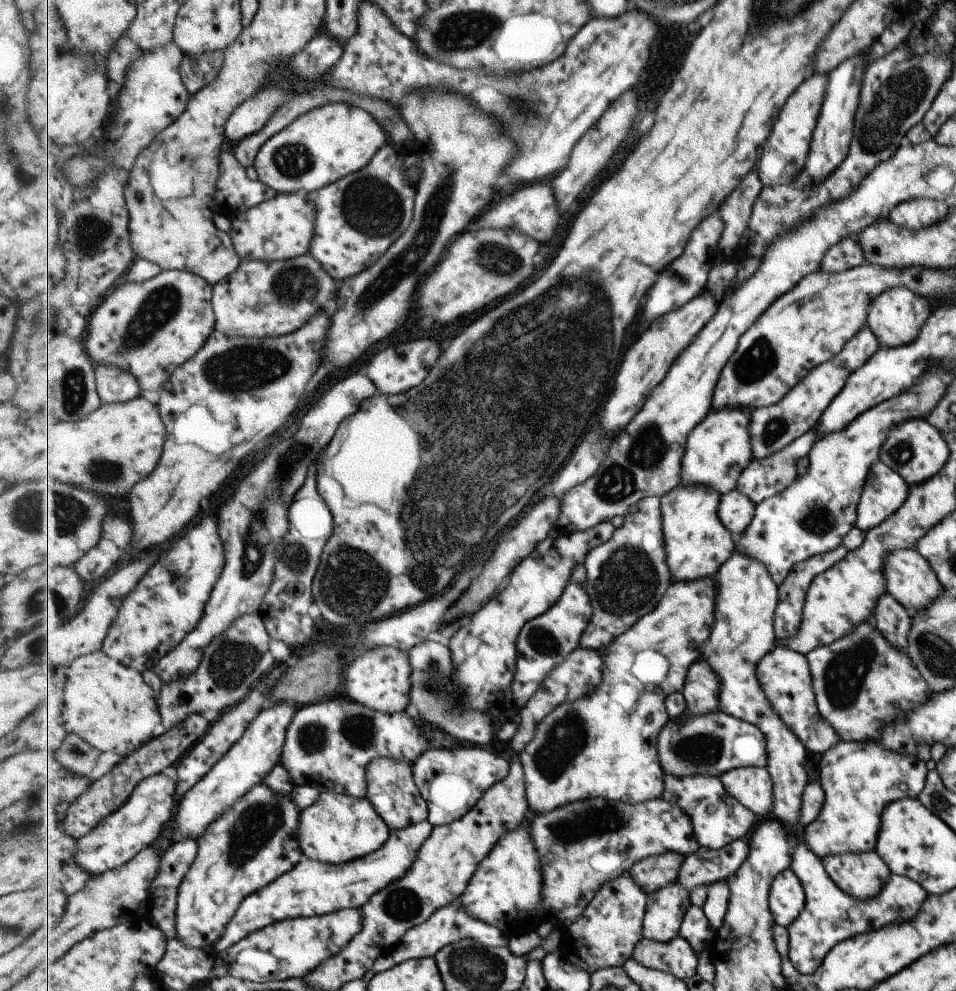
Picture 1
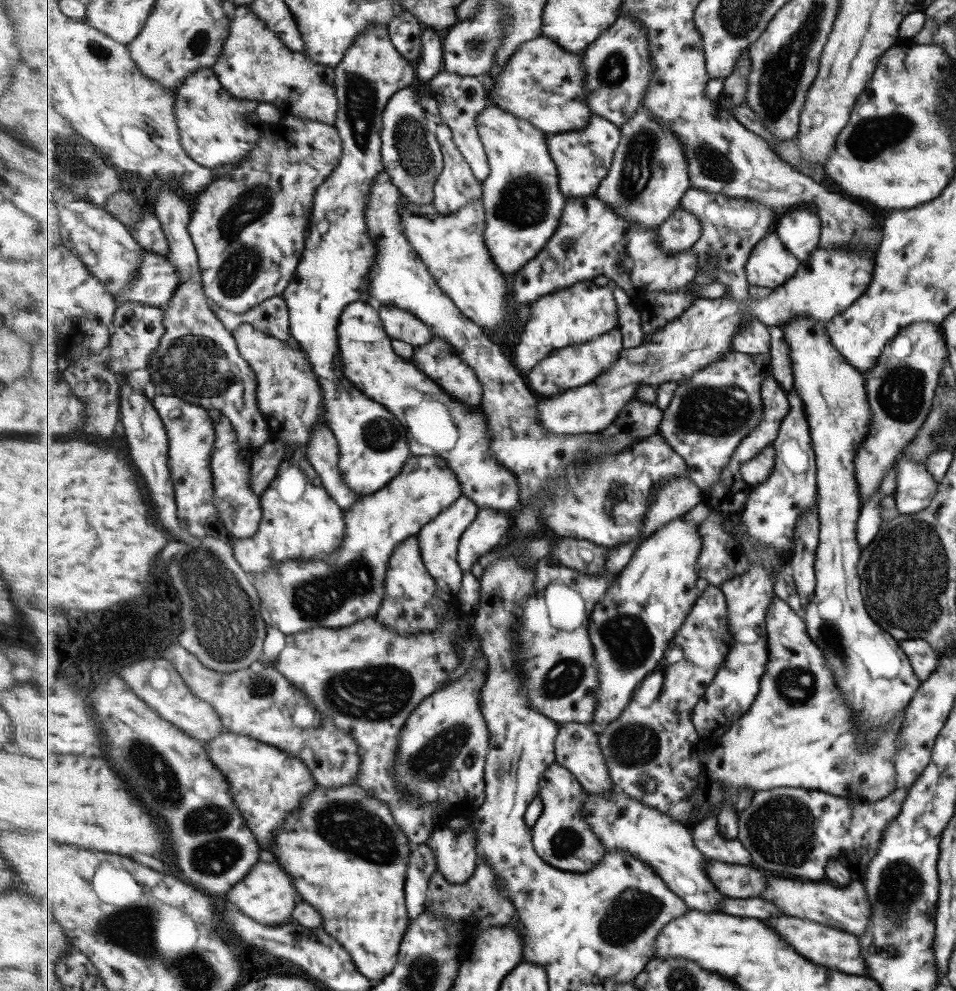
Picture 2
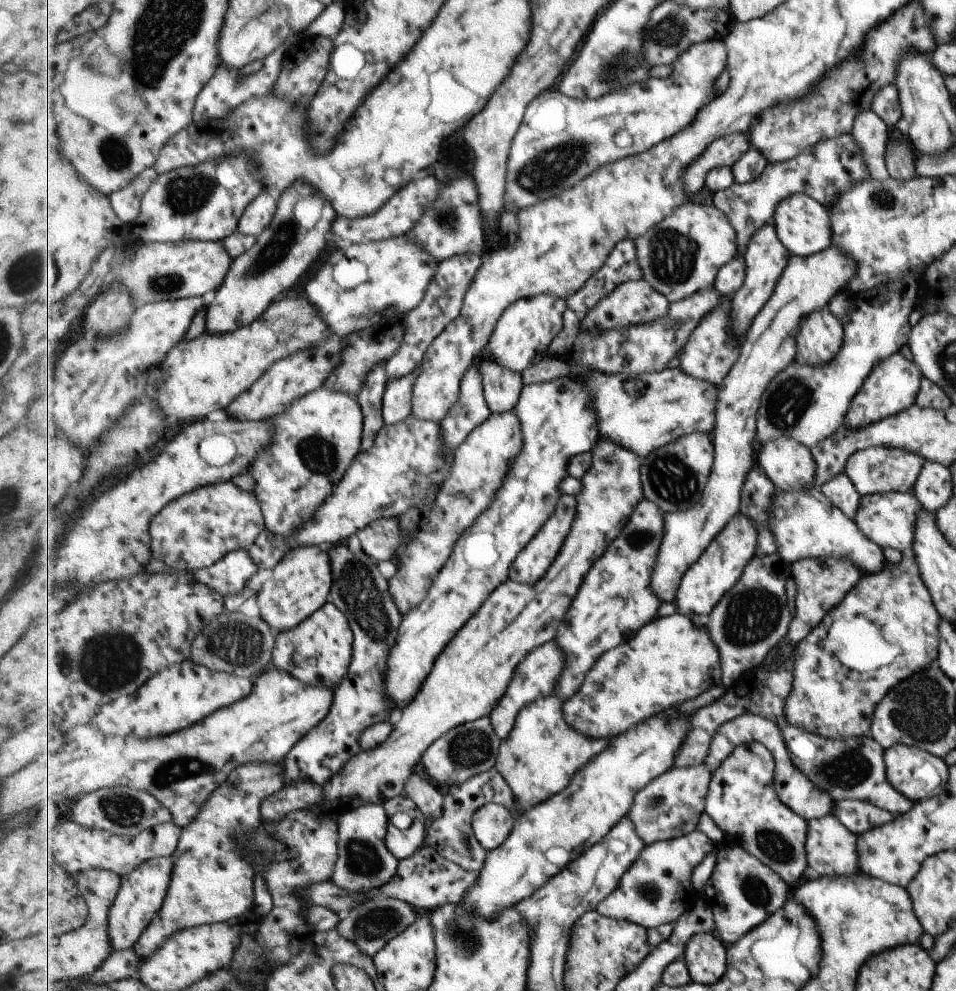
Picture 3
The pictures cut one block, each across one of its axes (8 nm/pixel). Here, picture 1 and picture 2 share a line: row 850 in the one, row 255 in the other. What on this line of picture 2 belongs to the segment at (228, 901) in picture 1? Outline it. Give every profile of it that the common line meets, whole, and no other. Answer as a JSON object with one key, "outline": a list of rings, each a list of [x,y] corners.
{"outline":[[[284,115],[279,123],[264,121],[263,126],[259,126],[259,140],[257,140],[257,143],[258,145],[254,148],[253,153],[251,153],[249,161],[241,163],[235,172],[226,172],[224,176],[220,176],[220,178],[213,184],[210,184],[204,192],[198,194],[198,197],[192,201],[192,221],[188,226],[192,239],[196,243],[198,258],[200,259],[204,291],[212,302],[236,313],[249,312],[270,298],[284,296],[285,289],[292,282],[299,261],[302,259],[302,254],[306,249],[306,234],[309,232],[311,216],[314,212],[314,194],[321,184],[327,180],[327,177],[340,165],[344,154],[343,139],[340,137],[340,131],[336,125],[319,122],[318,120],[307,120],[306,118],[300,118],[299,115]]]}

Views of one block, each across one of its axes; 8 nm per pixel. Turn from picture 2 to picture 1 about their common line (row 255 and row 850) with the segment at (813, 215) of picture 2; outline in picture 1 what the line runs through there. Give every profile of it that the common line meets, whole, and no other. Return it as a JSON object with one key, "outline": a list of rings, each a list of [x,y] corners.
{"outline":[[[803,837],[801,844],[797,844],[797,852],[793,854],[791,869],[796,871],[796,874],[800,876],[801,882],[804,884],[805,910],[801,912],[800,916],[797,917],[797,920],[793,922],[792,925],[788,926],[790,934],[789,958],[791,962],[793,962],[793,966],[796,966],[797,970],[805,975],[815,972],[821,964],[823,957],[831,950],[831,947],[835,946],[838,942],[855,935],[867,933],[871,930],[877,930],[877,928],[881,928],[881,926],[913,920],[917,914],[917,910],[921,908],[921,904],[923,904],[925,897],[928,895],[917,882],[913,882],[910,878],[890,874],[889,880],[883,884],[883,888],[879,890],[877,896],[873,896],[873,898],[869,898],[869,900],[865,900],[865,902],[853,900],[853,898],[847,896],[845,891],[842,891],[840,887],[832,881],[832,878],[829,878],[820,858],[817,858],[817,855],[813,854],[812,850],[809,850]]]}

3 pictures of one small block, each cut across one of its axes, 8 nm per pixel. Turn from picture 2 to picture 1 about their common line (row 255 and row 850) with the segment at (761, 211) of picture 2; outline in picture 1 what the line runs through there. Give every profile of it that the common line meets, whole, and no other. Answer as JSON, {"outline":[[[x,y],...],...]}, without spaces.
{"outline":[[[746,839],[731,842],[719,850],[701,847],[684,858],[677,882],[692,892],[695,888],[728,879],[741,868],[750,850],[750,841]]]}

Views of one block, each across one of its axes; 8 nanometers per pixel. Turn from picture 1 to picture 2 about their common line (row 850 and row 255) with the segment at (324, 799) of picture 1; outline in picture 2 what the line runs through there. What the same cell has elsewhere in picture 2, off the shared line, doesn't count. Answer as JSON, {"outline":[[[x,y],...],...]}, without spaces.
{"outline":[[[381,24],[370,26],[370,29],[356,38],[340,64],[334,67],[337,98],[340,103],[335,125],[340,131],[340,137],[344,143],[343,159],[314,194],[311,233],[307,237],[306,249],[299,261],[296,274],[288,288],[285,289],[283,296],[290,308],[292,338],[300,343],[300,347],[309,357],[309,363],[311,363],[317,379],[320,380],[321,389],[325,394],[325,419],[339,441],[341,474],[347,486],[359,497],[365,497],[384,489],[401,472],[412,455],[411,449],[409,450],[409,433],[405,429],[405,425],[397,418],[398,416],[392,414],[383,404],[369,398],[359,390],[353,381],[347,379],[343,372],[340,336],[338,335],[338,326],[345,307],[352,302],[371,303],[372,300],[368,276],[373,269],[376,269],[374,266],[378,250],[368,233],[366,208],[372,184],[377,175],[386,170],[382,158],[384,112],[388,108],[389,101],[400,90],[411,86],[418,77],[416,70],[409,64],[410,60],[406,59],[392,43],[392,37],[387,28],[387,25]]]}

